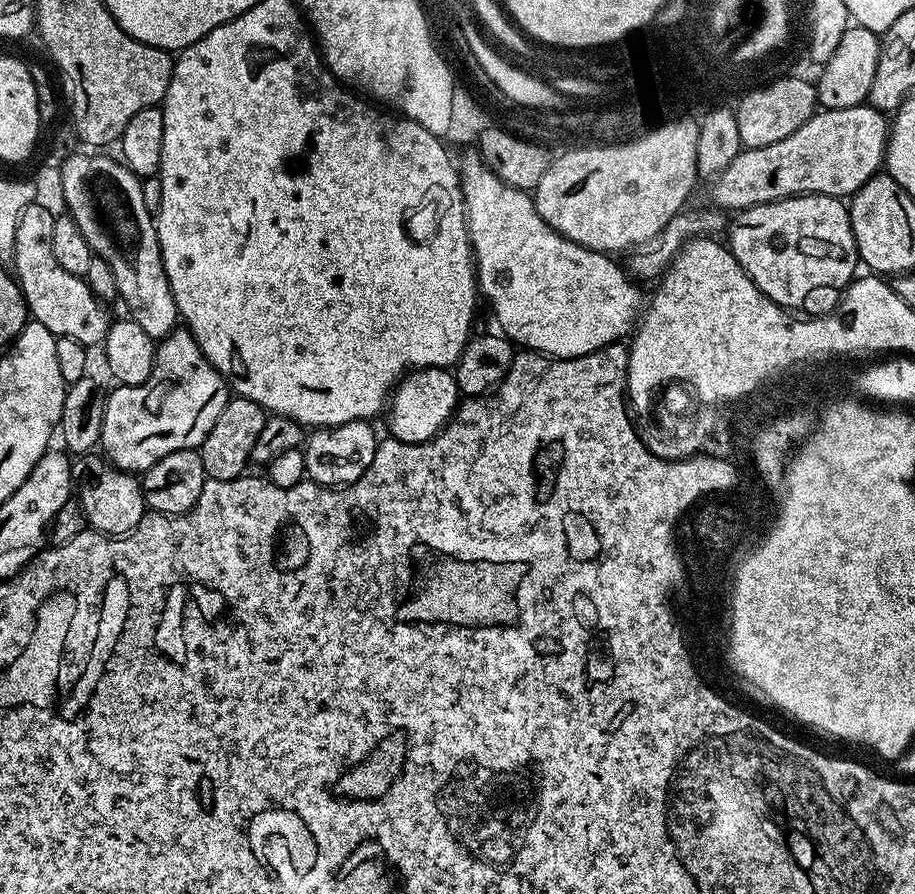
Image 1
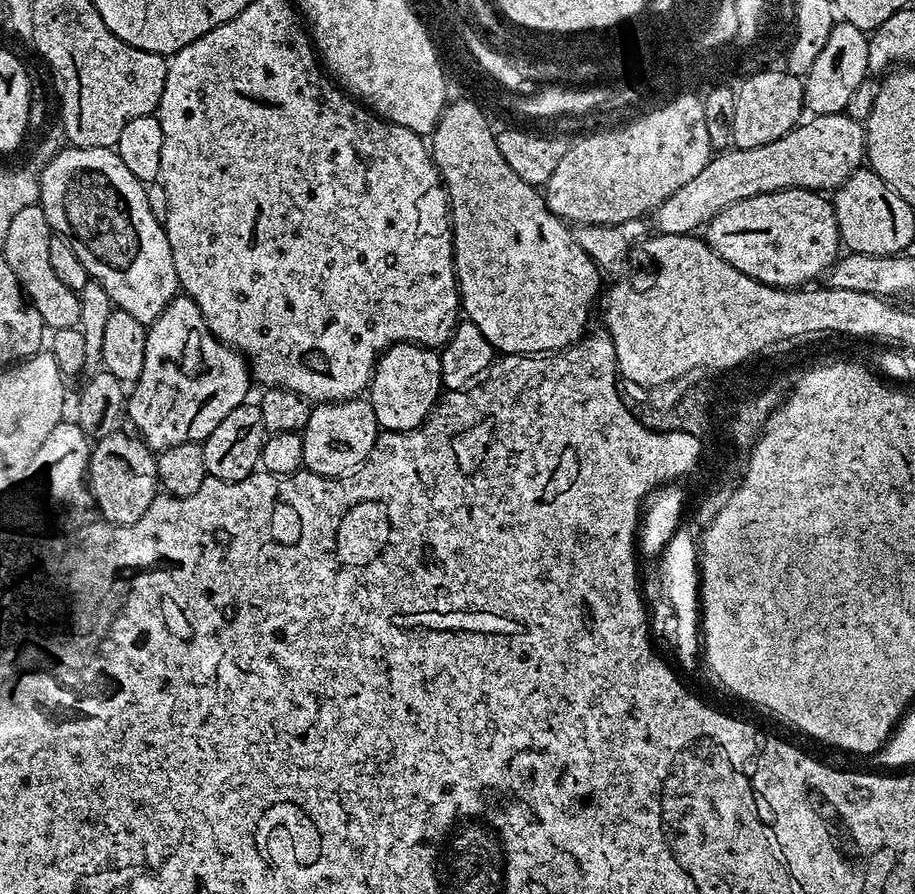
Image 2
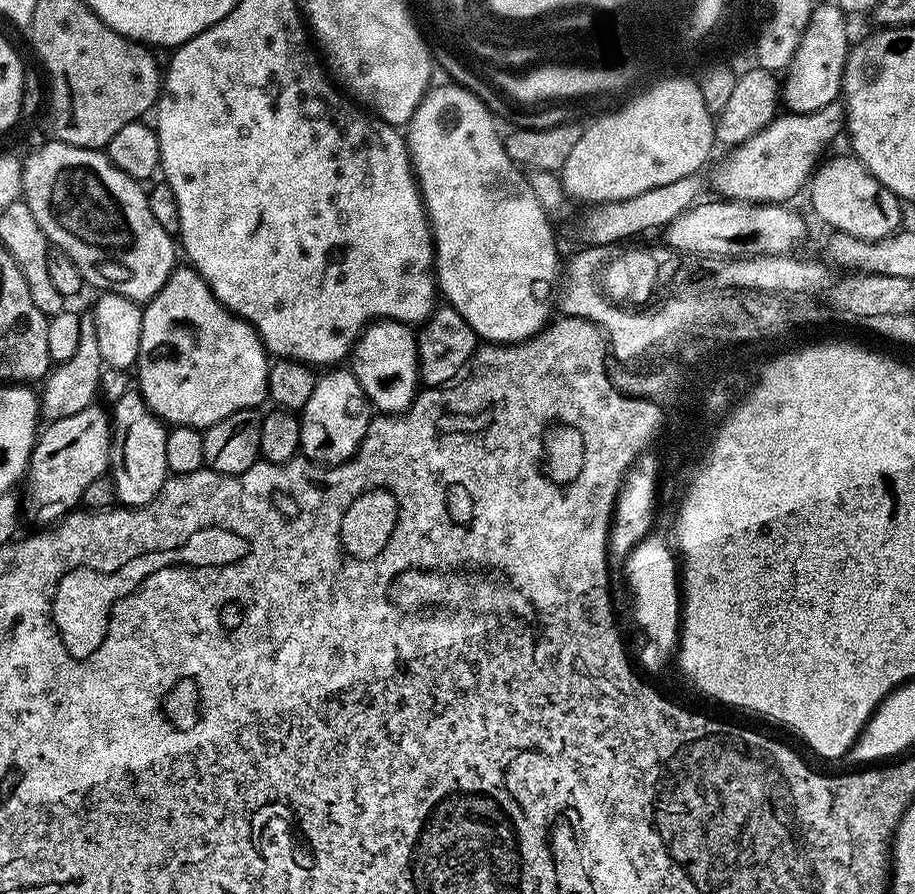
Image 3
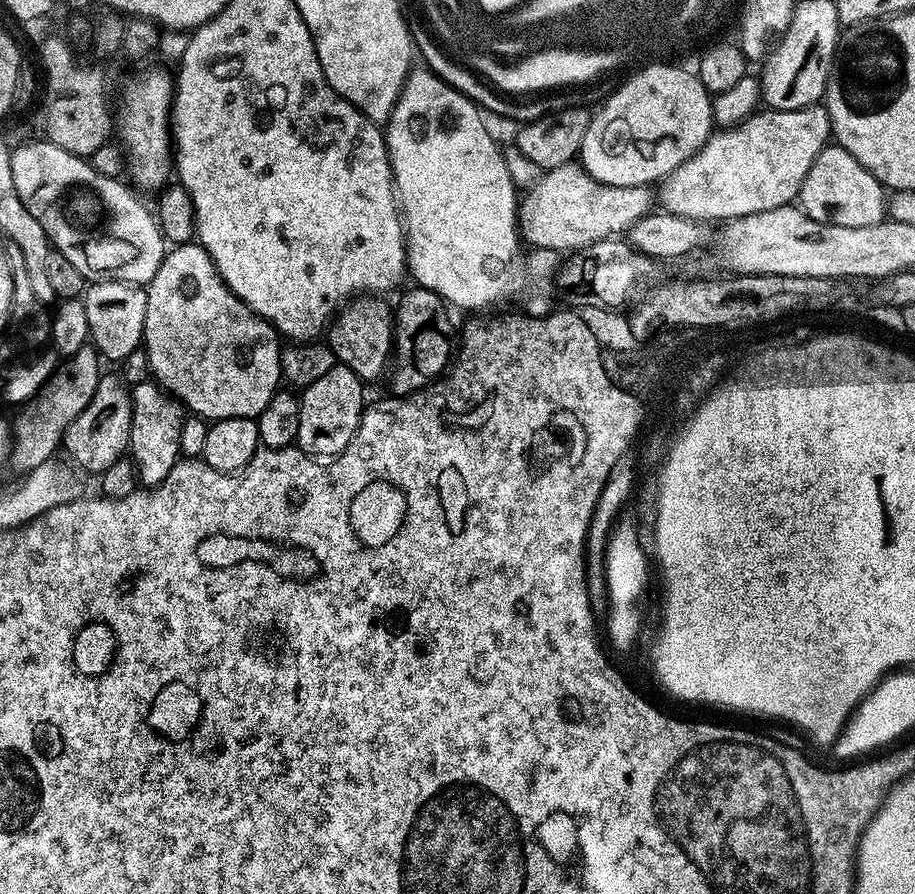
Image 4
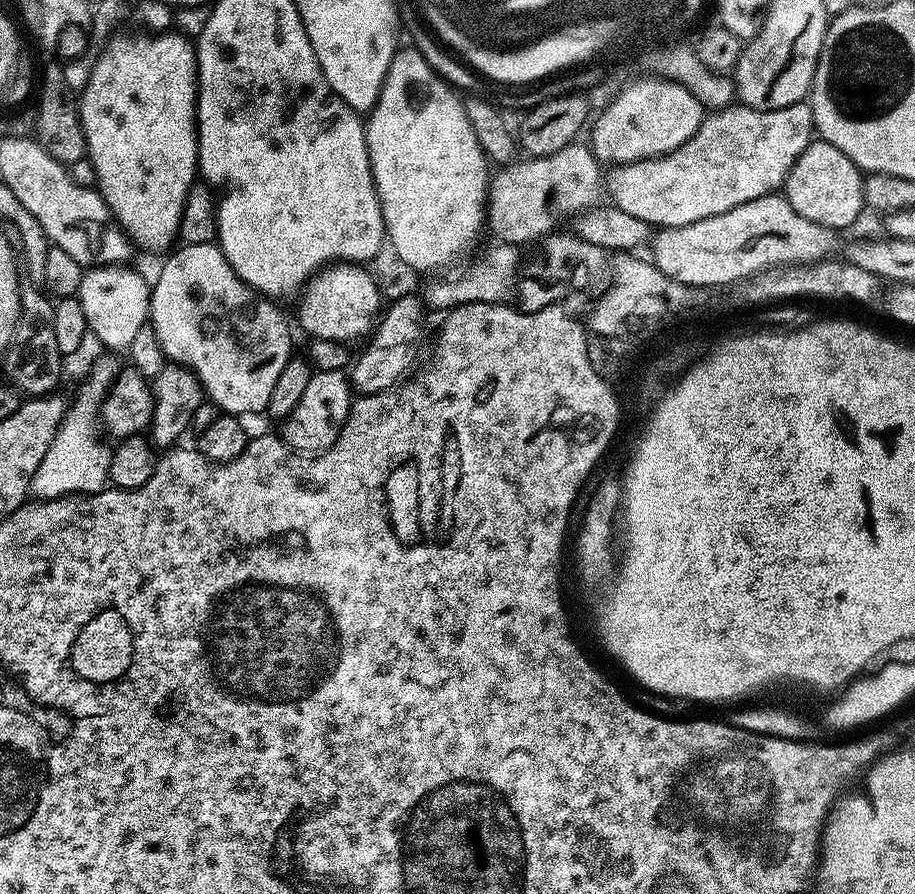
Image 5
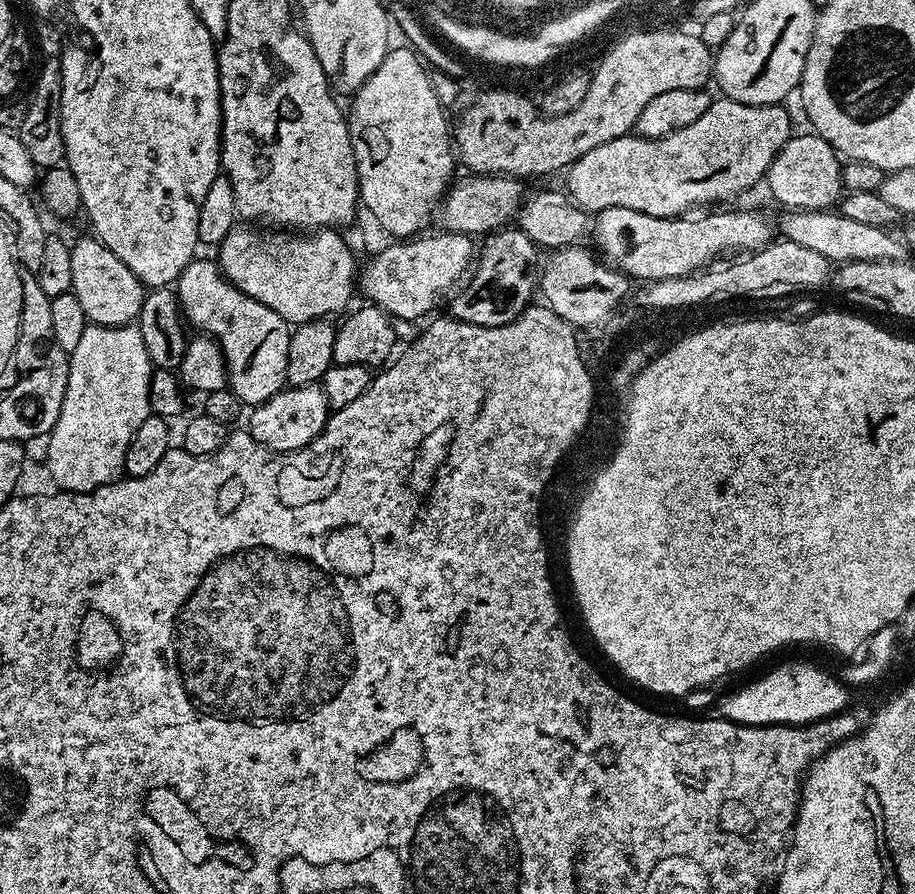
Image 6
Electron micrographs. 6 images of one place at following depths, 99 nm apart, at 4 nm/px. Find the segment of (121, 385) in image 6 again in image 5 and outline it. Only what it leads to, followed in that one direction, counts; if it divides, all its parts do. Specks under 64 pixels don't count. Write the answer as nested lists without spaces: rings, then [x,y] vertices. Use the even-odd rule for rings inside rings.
[[[104,364],[101,368],[96,368],[89,378],[88,384],[80,388],[80,393],[76,396],[76,401],[67,405],[64,413],[64,420],[60,424],[60,429],[54,434],[54,442],[50,442],[50,450],[46,450],[46,458],[42,458],[42,466],[32,479],[31,495],[37,500],[57,500],[59,496],[79,496],[81,494],[91,494],[103,492],[109,487],[110,481],[108,471],[110,470],[110,460],[112,458],[112,448],[104,445],[100,441],[102,436],[101,409],[106,397],[106,393],[113,380],[118,375],[118,368],[112,364]]]

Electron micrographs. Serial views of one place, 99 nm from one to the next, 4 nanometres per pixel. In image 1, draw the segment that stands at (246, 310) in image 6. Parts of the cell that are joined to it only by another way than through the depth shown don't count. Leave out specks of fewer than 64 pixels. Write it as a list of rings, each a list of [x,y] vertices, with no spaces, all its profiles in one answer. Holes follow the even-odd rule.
[[[184,326],[159,341],[156,361],[146,382],[113,389],[104,400],[99,447],[121,472],[133,474],[147,472],[166,454],[174,454],[174,450],[199,449],[230,399],[228,381],[204,357],[198,342]]]

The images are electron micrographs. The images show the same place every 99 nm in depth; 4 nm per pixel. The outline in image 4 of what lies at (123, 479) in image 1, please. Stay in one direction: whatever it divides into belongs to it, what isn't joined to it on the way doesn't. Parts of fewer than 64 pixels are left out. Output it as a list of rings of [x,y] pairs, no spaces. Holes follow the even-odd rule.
[[[151,379],[140,384],[131,385],[132,421],[130,422],[130,438],[128,452],[132,467],[136,470],[137,481],[141,485],[162,484],[166,474],[181,459],[178,438],[182,435],[182,422],[186,409],[175,396],[164,391]]]

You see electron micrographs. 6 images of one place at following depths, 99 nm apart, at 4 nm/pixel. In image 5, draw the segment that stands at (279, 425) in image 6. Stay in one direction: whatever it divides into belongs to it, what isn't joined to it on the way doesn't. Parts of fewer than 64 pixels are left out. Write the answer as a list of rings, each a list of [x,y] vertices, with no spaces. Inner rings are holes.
[[[313,371],[302,402],[282,421],[282,439],[297,454],[319,454],[325,452],[344,432],[344,424],[352,413],[354,389],[343,371]]]

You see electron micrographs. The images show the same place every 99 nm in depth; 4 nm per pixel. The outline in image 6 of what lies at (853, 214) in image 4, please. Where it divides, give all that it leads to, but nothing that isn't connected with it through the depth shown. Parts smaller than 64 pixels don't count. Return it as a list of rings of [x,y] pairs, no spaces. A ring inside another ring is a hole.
[[[793,135],[768,167],[766,185],[778,203],[788,210],[828,210],[842,196],[842,160],[835,148],[820,136]]]

